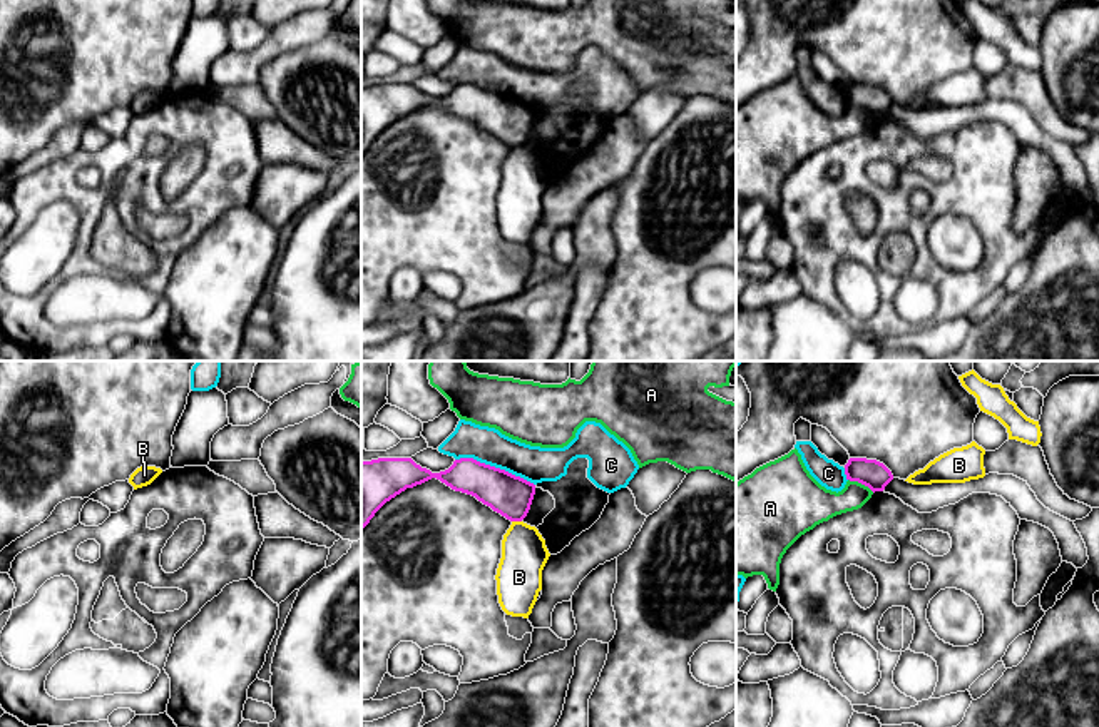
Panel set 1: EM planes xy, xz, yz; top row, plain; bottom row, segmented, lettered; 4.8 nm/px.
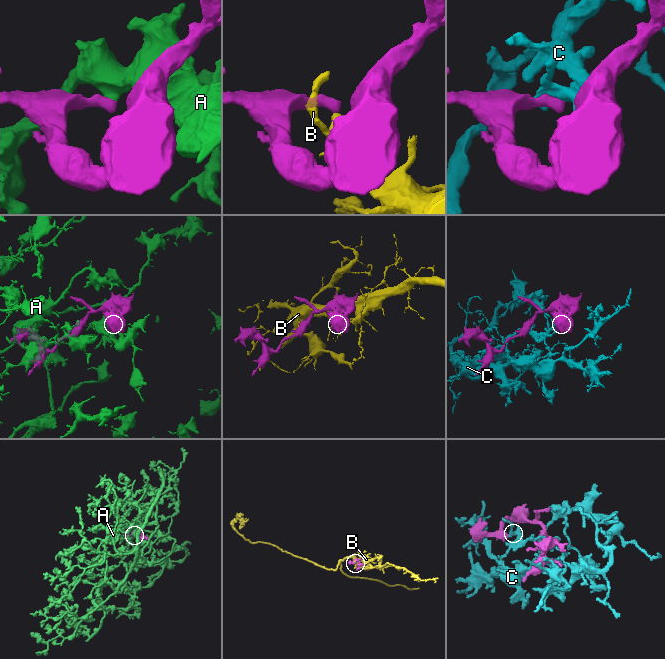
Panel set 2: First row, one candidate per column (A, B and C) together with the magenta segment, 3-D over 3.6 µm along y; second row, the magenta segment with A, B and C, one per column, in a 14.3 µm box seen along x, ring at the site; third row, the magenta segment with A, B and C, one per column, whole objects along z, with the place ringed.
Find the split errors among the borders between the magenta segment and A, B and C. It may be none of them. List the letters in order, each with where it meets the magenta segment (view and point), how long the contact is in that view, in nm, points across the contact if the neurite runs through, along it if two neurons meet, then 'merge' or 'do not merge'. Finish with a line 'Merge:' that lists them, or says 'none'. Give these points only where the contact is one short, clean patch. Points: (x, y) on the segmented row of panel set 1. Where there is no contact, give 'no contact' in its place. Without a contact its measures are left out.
A: meets magenta in yz at (862, 483); contact 140 nm long; do not merge
B: meets magenta in xz at (517, 520); contact 50 nm long; do not merge
C: meets magenta in xz at (494, 467); contact 400 nm long; do not merge
Merge: none

